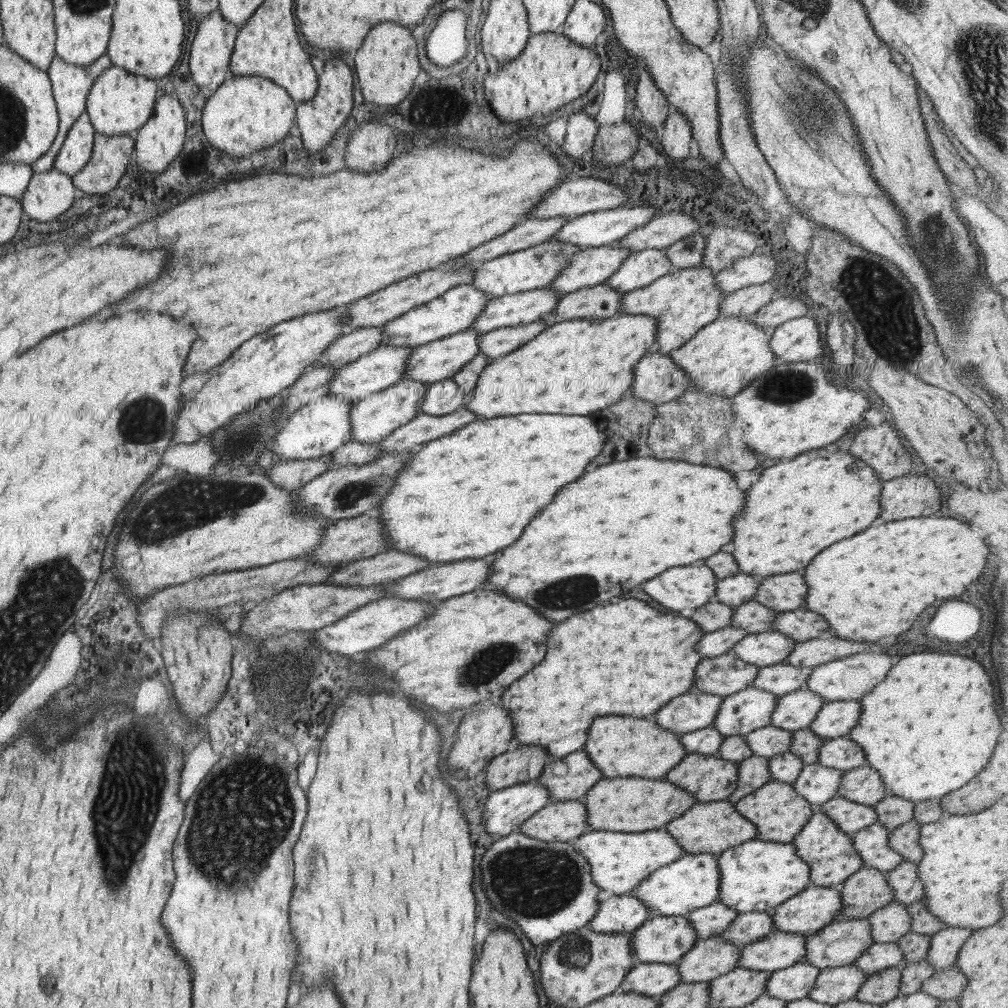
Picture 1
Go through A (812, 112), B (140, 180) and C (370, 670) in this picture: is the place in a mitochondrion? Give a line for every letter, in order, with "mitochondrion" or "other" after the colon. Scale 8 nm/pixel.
A: mitochondrion
B: other
C: other

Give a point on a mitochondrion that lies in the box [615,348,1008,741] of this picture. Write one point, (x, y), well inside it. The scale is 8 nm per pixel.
(788, 389)

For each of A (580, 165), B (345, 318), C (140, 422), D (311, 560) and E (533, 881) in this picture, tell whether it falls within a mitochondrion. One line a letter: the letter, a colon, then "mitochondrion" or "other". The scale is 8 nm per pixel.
A: other
B: other
C: mitochondrion
D: other
E: mitochondrion

